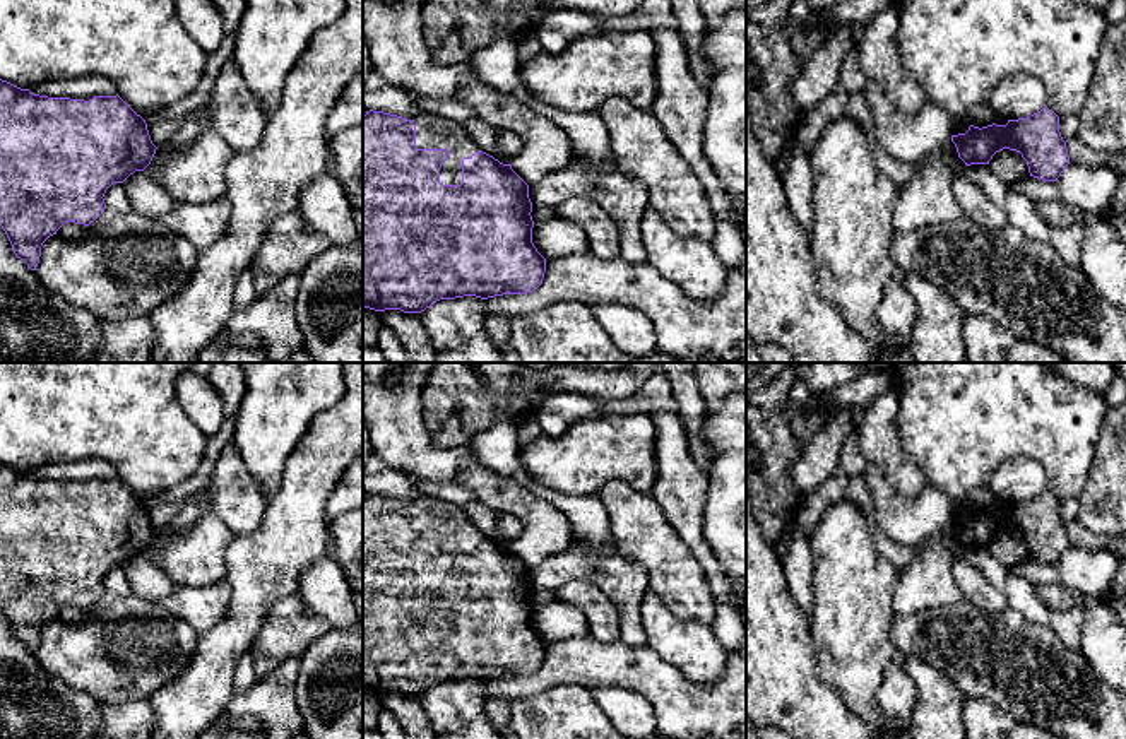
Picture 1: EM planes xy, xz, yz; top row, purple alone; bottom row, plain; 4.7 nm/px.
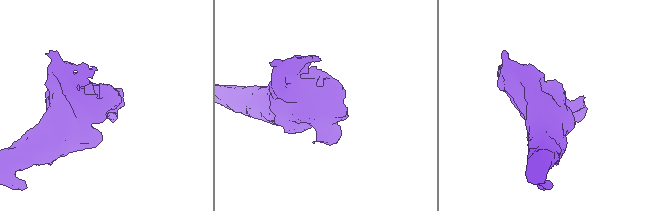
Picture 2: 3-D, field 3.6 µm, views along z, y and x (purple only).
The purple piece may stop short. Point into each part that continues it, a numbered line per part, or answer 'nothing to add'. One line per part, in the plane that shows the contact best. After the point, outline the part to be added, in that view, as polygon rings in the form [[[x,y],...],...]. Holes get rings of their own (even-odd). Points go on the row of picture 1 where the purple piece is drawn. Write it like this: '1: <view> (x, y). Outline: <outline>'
1: xz (432, 132). Outline: [[[421,113],[414,118],[416,147],[418,149],[448,149],[450,157],[440,168],[440,183],[462,183],[462,159],[471,157],[481,149],[472,142],[462,123],[436,116],[435,113]]]

